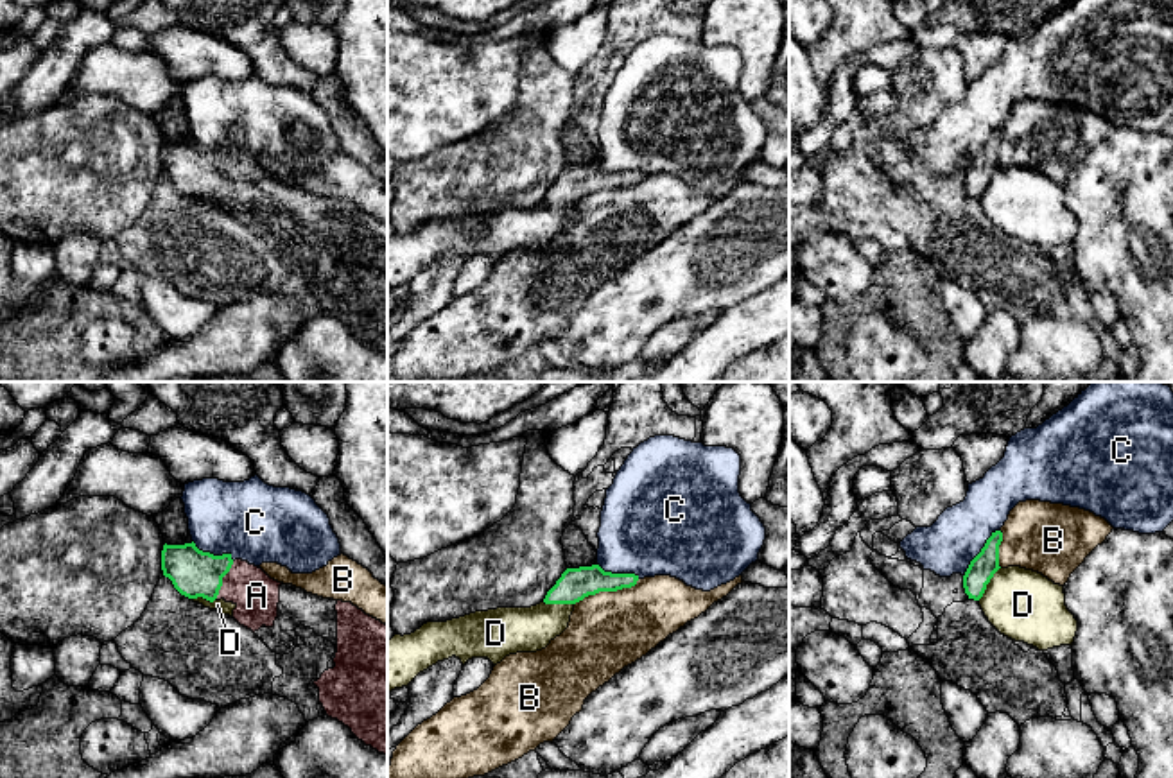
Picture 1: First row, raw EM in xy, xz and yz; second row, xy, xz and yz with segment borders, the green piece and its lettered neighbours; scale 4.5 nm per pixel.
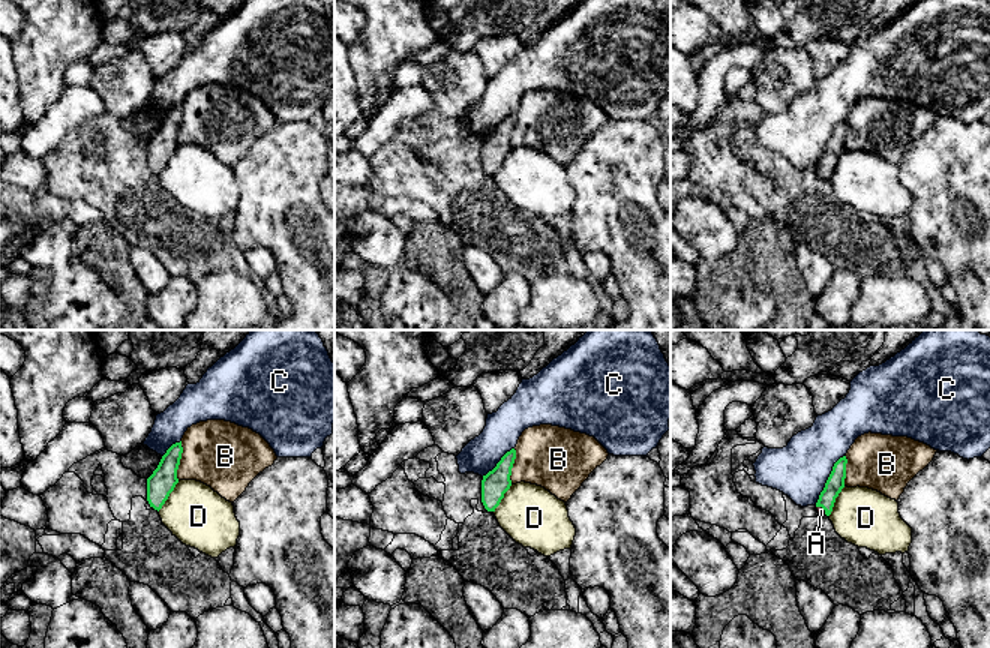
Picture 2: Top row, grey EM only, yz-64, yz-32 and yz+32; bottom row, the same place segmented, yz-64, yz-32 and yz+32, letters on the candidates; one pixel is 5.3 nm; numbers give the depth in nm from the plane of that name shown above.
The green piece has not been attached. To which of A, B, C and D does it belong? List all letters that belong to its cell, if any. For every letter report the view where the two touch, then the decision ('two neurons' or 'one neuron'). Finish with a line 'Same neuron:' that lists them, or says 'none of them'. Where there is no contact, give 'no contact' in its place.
A: contact in xy; one neuron
B: contact in xz; two neurons
C: contact in yz; two neurons
D: contact in yz; two neurons
Same neuron: A

